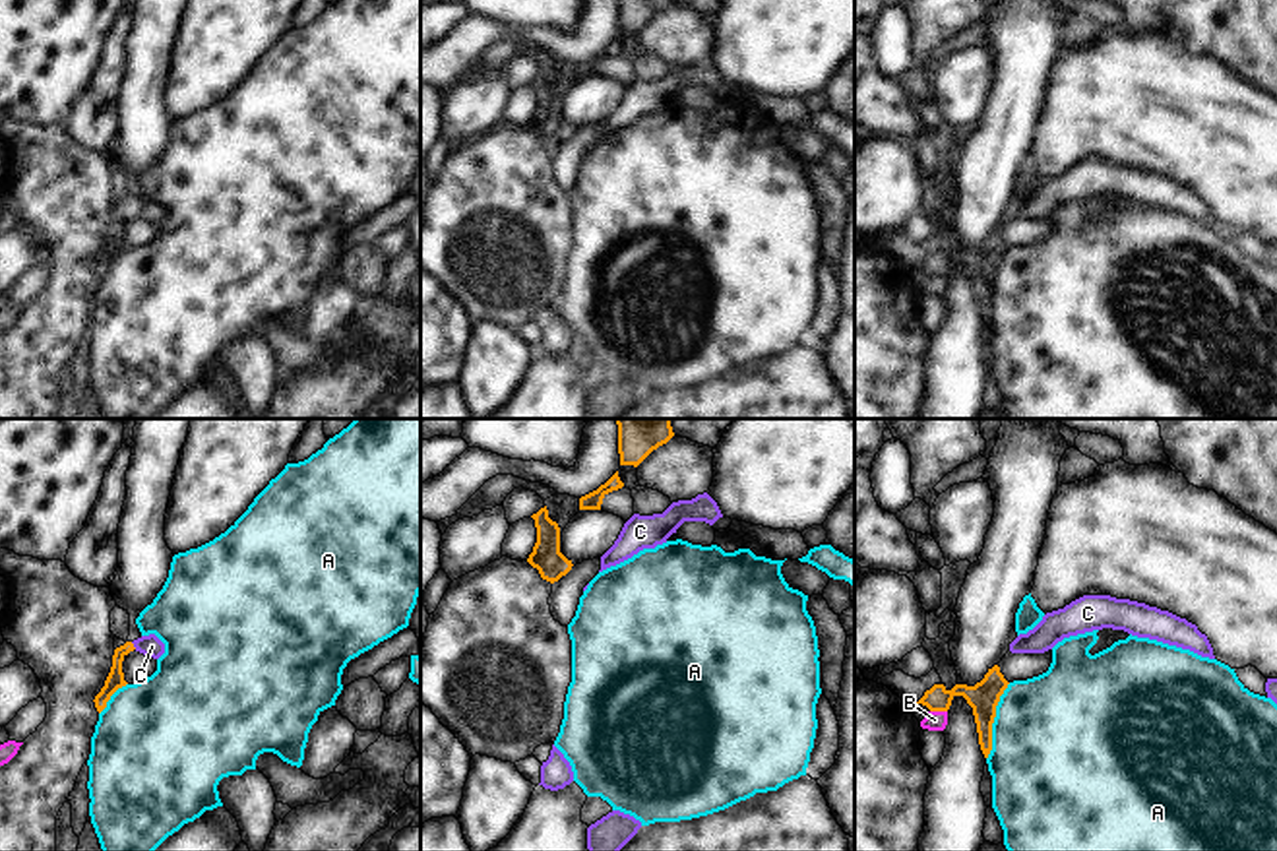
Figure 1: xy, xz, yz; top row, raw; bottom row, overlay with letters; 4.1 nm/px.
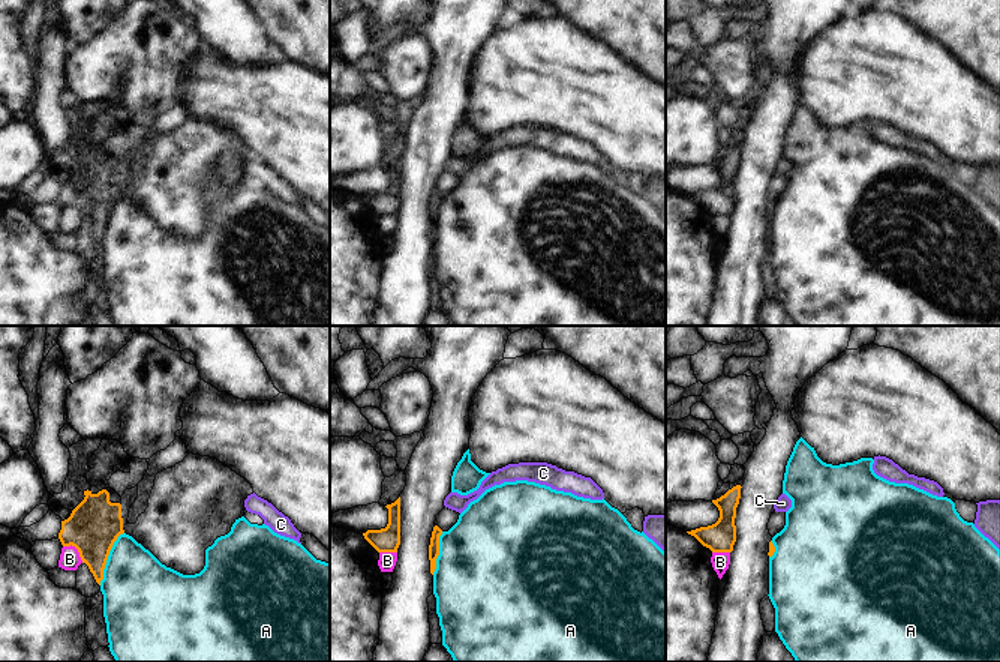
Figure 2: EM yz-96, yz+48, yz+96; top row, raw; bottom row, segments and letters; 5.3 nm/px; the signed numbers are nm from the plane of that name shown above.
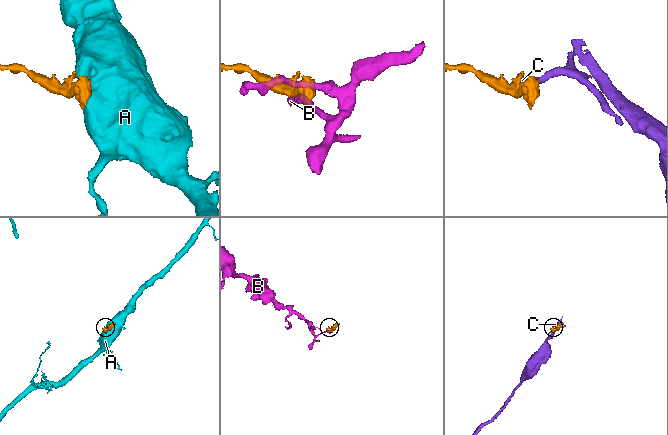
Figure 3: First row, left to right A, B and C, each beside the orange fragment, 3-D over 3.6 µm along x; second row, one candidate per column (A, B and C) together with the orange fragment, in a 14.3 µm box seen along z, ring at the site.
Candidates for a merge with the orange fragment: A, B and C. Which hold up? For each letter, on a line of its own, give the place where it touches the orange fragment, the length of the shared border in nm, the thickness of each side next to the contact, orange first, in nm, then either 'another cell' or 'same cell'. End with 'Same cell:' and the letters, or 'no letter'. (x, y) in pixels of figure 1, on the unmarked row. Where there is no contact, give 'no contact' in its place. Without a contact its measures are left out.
A: meets orange in yz at (993, 287); contact 340 nm long; 120 nm thick on the orange side, 500 nm on the other; another cell
B: meets orange in yz at (938, 276); contact 70 nm long; 120 nm thick on the orange side, 80 nm on the other; another cell
C: meets orange in xy at (132, 212); contact 40 nm long; 70 nm thick on the orange side, 90 nm on the other; another cell
Same cell: no letter

